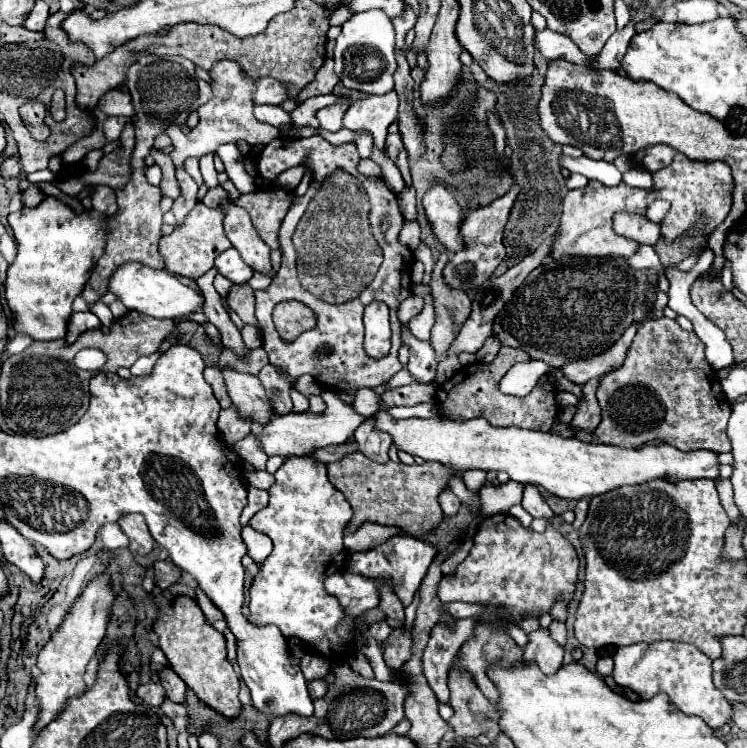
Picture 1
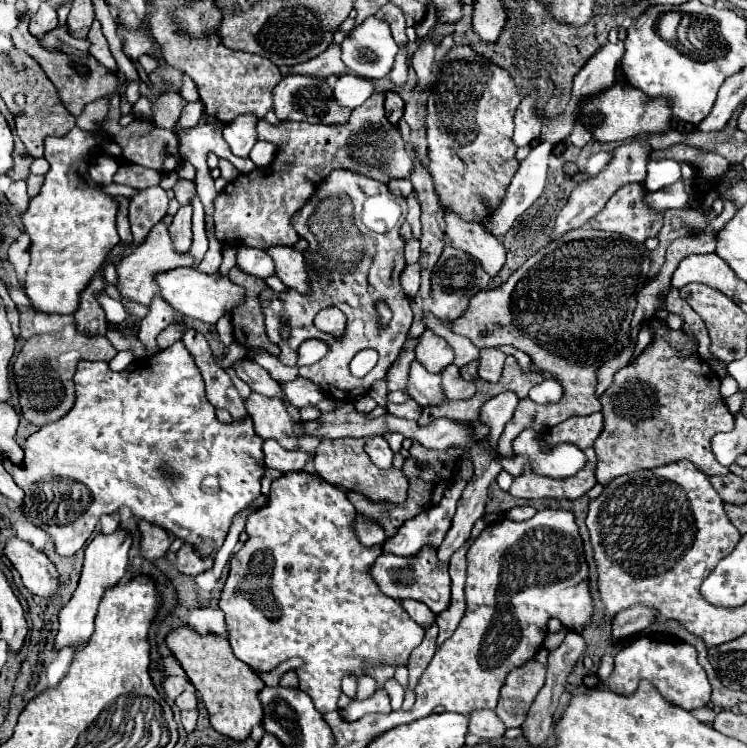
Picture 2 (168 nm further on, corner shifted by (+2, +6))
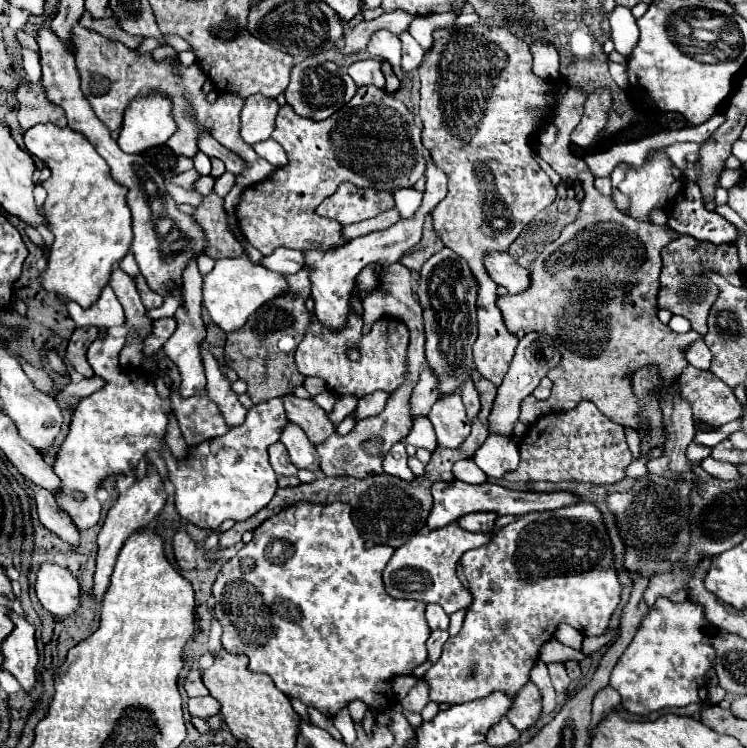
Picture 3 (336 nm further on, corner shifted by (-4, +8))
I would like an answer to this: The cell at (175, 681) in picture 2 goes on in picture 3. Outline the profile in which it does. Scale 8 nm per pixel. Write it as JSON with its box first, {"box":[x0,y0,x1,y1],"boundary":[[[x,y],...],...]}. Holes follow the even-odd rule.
{"box":[184,671,208,697],"boundary":[[[190,671],[184,679],[184,689],[188,697],[198,697],[198,695],[208,695],[208,689],[204,687],[200,679],[200,671]]]}

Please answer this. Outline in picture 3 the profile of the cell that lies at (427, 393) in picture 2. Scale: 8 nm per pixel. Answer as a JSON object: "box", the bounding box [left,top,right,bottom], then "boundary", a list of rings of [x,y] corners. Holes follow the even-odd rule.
{"box":[428,391,470,447],"boundary":[[[456,391],[440,397],[432,405],[428,419],[434,425],[438,443],[444,447],[458,447],[470,433],[470,419]]]}

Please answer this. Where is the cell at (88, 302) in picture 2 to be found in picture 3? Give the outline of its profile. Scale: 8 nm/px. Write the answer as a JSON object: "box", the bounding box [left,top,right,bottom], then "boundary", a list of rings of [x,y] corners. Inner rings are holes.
{"box":[66,327,100,377],"boundary":[[[78,327],[74,329],[68,349],[66,349],[66,361],[84,377],[92,377],[92,369],[88,367],[86,361],[86,349],[92,341],[96,341],[100,337],[100,329],[98,327]]]}

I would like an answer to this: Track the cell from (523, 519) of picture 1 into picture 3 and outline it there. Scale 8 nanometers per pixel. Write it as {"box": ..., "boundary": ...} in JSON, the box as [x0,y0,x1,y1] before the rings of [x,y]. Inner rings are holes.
{"box":[474,435,518,477],"boundary":[[[490,435],[488,441],[478,449],[474,461],[488,477],[504,477],[518,467],[518,441],[516,437]]]}

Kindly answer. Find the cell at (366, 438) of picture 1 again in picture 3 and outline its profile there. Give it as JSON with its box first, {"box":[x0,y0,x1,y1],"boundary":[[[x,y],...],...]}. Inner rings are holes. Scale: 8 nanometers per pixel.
{"box":[384,441,414,479],"boundary":[[[398,441],[392,445],[392,449],[384,457],[384,471],[390,475],[396,475],[396,477],[402,477],[402,479],[412,479],[414,475],[406,463],[408,463],[408,455],[406,455],[404,443]]]}

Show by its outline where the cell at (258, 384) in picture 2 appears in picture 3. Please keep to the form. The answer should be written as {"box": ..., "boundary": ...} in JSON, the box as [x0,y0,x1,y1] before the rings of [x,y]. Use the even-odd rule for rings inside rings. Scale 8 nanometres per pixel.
{"box":[280,395,334,443],"boundary":[[[284,395],[280,399],[284,403],[288,419],[296,421],[312,443],[324,441],[324,437],[328,437],[334,431],[332,423],[326,417],[326,411],[318,407],[314,401],[300,399],[296,395]]]}

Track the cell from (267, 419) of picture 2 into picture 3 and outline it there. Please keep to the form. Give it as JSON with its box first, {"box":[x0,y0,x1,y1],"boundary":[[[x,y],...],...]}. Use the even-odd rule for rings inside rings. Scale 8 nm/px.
{"box":[280,421,318,469],"boundary":[[[288,421],[282,431],[280,431],[280,441],[286,445],[290,461],[298,467],[298,469],[318,469],[318,457],[316,457],[316,449],[314,445],[308,441],[308,437],[304,435],[304,431]]]}

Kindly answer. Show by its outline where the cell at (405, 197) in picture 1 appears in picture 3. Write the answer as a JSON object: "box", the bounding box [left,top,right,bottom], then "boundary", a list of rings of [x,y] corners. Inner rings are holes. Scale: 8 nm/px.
{"box":[368,29,400,67],"boundary":[[[380,29],[372,35],[372,39],[368,43],[368,53],[372,59],[388,61],[394,67],[400,63],[400,41],[394,33]]]}

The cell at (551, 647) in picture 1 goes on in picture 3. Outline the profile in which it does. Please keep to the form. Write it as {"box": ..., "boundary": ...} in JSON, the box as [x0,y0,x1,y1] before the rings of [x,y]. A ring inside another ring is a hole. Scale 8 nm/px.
{"box":[508,681,542,731],"boundary":[[[528,681],[514,697],[512,707],[508,709],[508,721],[518,729],[518,731],[526,731],[528,727],[532,727],[542,711],[542,695],[540,689]]]}

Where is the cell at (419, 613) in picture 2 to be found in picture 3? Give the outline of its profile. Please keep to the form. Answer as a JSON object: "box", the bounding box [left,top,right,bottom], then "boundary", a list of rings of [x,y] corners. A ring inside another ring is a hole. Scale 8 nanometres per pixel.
{"box":[426,603,450,629],"boundary":[[[436,603],[426,605],[426,621],[428,621],[430,629],[448,629],[448,623],[450,623],[444,609]]]}

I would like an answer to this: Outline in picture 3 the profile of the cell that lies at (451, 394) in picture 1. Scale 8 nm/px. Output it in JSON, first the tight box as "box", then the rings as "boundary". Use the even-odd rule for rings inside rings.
{"box":[216,377,496,549],"boundary":[[[484,377],[478,379],[478,393],[480,393],[480,413],[474,417],[472,421],[472,431],[470,435],[454,449],[436,445],[436,449],[432,451],[432,459],[426,465],[426,473],[420,477],[414,477],[412,481],[400,479],[400,477],[392,477],[388,473],[380,473],[380,475],[372,475],[368,481],[356,481],[350,477],[320,477],[314,483],[308,485],[298,485],[298,487],[286,487],[286,489],[278,489],[276,501],[280,499],[280,503],[276,505],[276,501],[272,501],[270,505],[266,505],[262,511],[258,511],[256,515],[236,523],[232,529],[228,531],[220,531],[220,539],[218,539],[218,547],[216,549],[226,549],[236,545],[238,541],[242,541],[242,535],[250,529],[256,529],[262,521],[266,521],[268,517],[272,517],[274,513],[278,513],[280,509],[294,505],[298,501],[316,501],[316,503],[328,503],[328,501],[344,501],[348,505],[352,505],[354,517],[356,517],[356,525],[360,527],[360,533],[366,541],[372,541],[374,545],[390,545],[394,549],[398,549],[400,545],[404,545],[406,541],[410,541],[416,533],[420,533],[426,525],[426,517],[432,509],[432,485],[434,483],[452,483],[454,475],[452,475],[452,465],[460,459],[470,459],[476,449],[486,441],[486,431],[488,431],[488,415],[490,415],[490,405],[496,397],[496,385]]]}

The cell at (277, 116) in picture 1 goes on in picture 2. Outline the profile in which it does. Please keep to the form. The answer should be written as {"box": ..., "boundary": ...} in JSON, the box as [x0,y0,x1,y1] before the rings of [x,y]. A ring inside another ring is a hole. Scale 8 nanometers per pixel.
{"box":[274,75,350,123],"boundary":[[[288,75],[274,89],[274,113],[280,121],[308,121],[308,123],[346,123],[350,111],[342,111],[334,103],[334,93],[328,79],[314,79],[312,75]]]}

